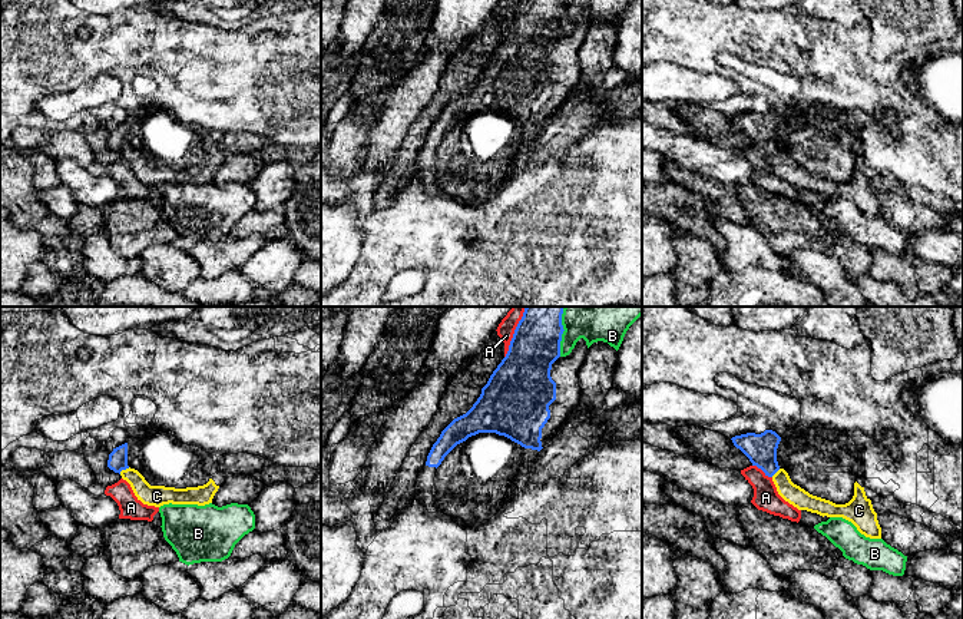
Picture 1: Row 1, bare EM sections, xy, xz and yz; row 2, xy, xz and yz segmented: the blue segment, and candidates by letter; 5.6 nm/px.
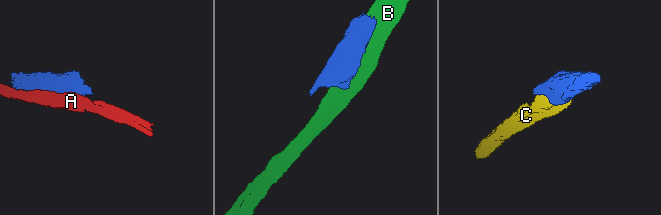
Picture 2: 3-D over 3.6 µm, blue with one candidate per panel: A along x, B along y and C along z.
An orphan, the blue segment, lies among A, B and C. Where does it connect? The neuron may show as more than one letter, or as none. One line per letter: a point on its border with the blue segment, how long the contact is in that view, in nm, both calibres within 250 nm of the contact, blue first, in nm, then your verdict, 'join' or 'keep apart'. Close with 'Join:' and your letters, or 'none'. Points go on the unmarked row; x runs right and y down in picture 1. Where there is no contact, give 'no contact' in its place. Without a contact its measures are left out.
A: meets blue in xz at (512, 19); contact 220 nm long; 320 nm thick on the blue side, 100 nm on the other; keep apart
B: meets blue in xz at (561, 17); contact 200 nm long; 280 nm thick on the blue side, 130 nm on the other; keep apart
C: meets blue in xy at (123, 148); contact 70 nm long; 110 nm thick on the blue side, 120 nm on the other; join
Join: C

